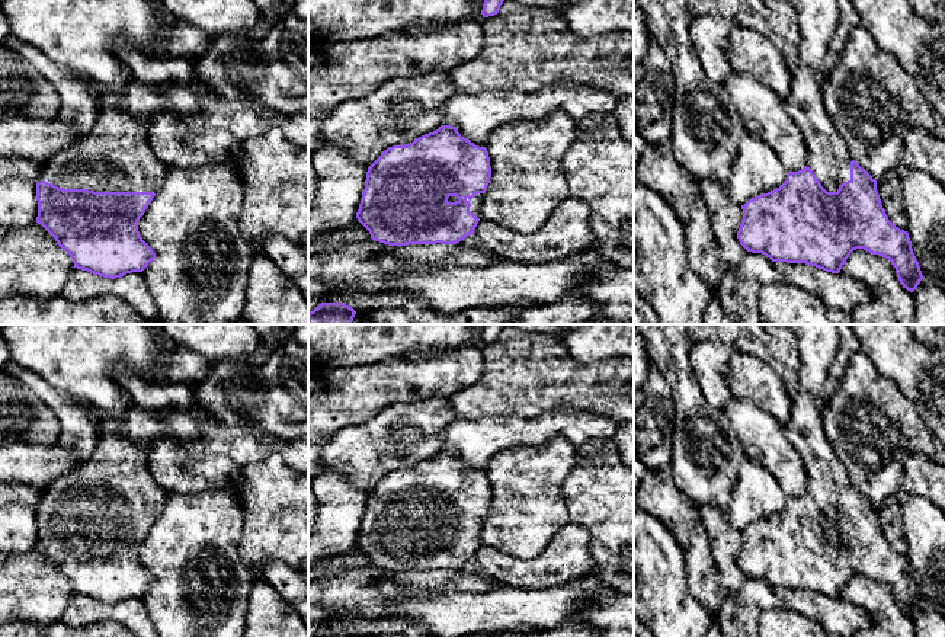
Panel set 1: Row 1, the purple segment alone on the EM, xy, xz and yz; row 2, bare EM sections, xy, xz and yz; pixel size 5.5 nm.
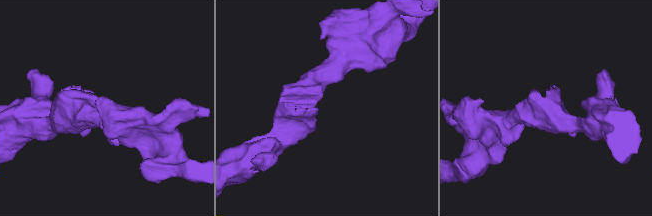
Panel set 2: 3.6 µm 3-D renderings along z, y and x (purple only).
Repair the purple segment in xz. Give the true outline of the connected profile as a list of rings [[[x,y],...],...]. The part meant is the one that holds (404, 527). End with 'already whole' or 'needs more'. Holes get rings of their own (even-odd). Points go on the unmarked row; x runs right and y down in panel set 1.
[[[452,451],[416,464],[410,470],[388,473],[368,493],[358,547],[369,557],[371,564],[388,572],[409,570],[457,570],[474,556],[481,545],[484,518],[490,509],[491,493],[486,473],[464,464]]] | needs more

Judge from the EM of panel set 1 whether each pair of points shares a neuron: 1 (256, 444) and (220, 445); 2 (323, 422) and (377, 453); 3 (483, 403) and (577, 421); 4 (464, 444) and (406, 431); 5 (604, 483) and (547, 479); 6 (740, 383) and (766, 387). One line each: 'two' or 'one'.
1: one
2: two
3: two
4: two
5: two
6: one

